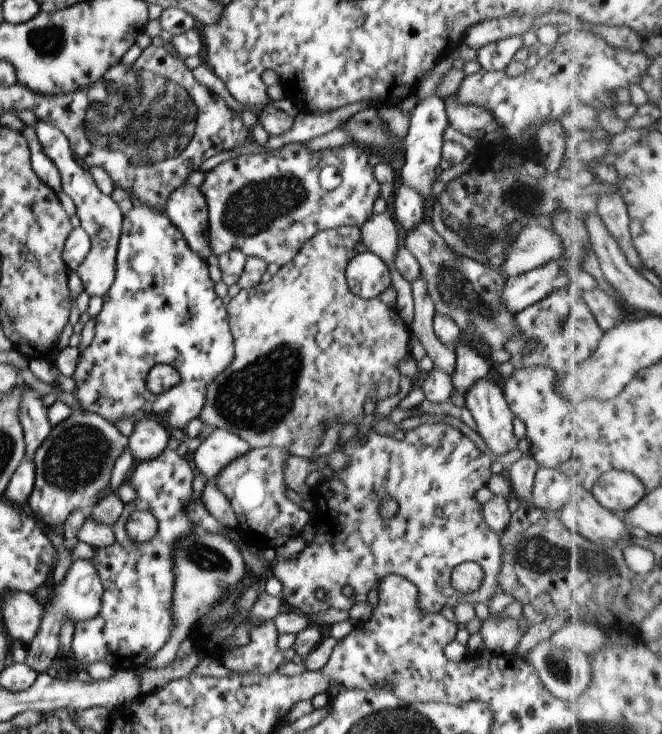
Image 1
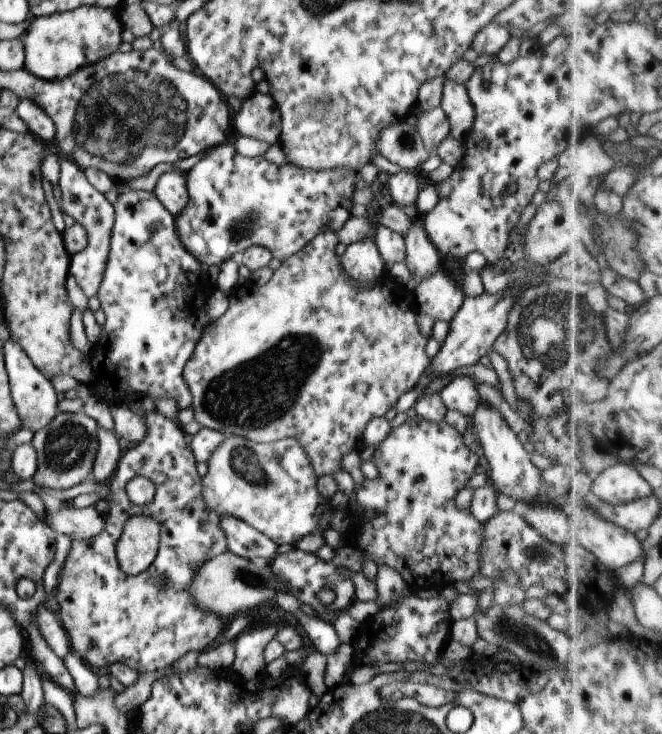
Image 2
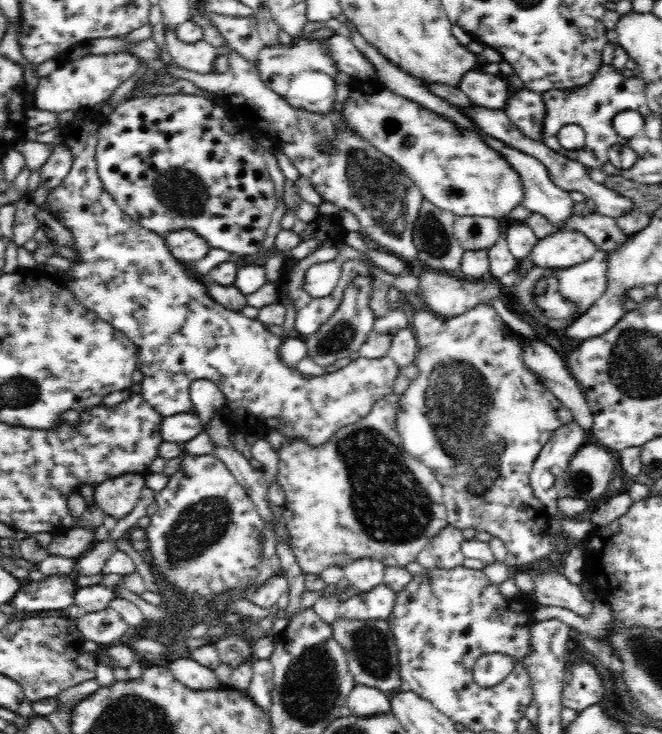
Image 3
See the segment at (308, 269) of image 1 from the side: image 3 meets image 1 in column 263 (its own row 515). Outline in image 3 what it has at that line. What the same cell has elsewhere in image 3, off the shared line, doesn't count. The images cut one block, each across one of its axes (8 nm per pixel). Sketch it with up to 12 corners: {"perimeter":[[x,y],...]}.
{"perimeter":[[396,405],[314,448],[276,482],[304,575],[405,568],[449,525],[404,452]]}

